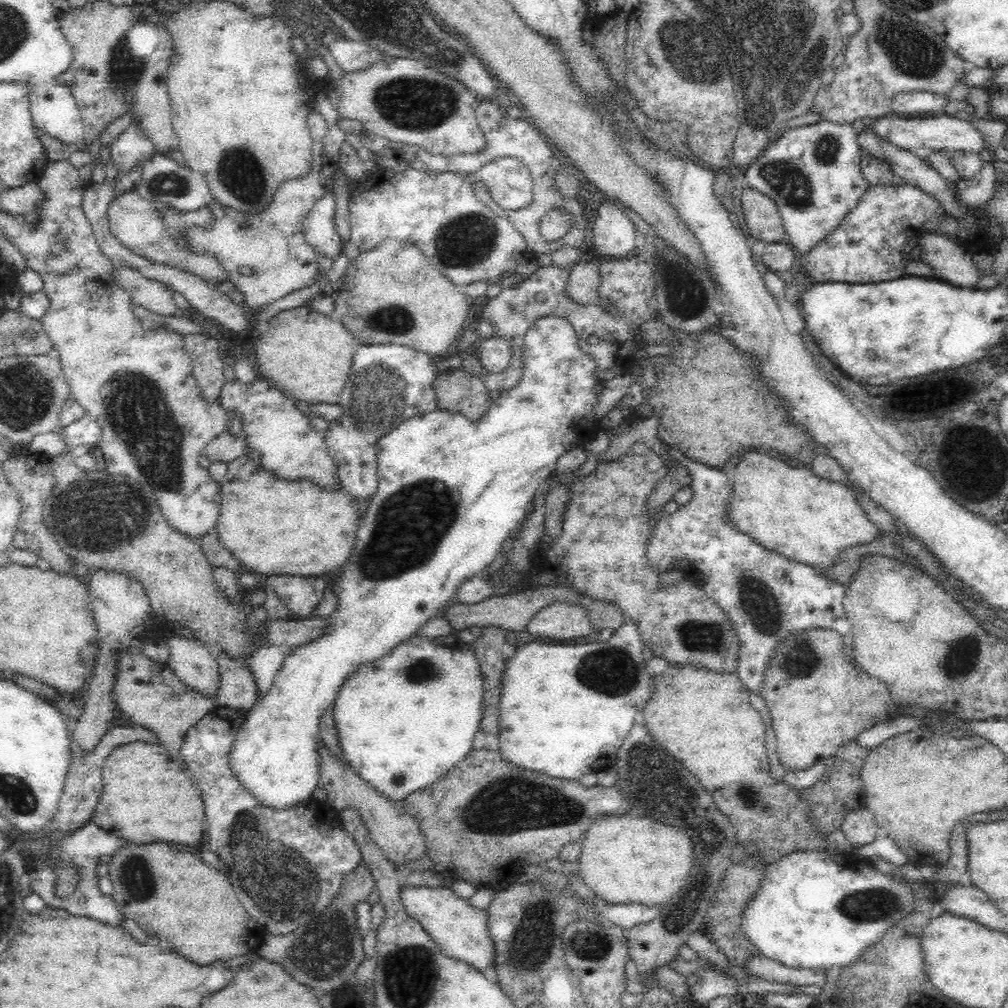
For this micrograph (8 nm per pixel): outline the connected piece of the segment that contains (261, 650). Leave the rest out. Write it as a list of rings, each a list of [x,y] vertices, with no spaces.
[[[258,645],[251,650],[247,664],[258,685],[256,703],[270,690],[276,673],[280,670],[288,648],[276,645]]]

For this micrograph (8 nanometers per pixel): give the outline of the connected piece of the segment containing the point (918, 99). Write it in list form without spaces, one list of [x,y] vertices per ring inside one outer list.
[[[931,92],[900,93],[893,98],[893,114],[905,117],[948,114],[945,108],[950,103],[947,95]]]

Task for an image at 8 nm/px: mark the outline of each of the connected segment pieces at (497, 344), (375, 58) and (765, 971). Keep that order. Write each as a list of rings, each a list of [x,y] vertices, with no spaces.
[[[494,334],[488,339],[478,339],[474,345],[478,350],[482,367],[490,374],[502,374],[509,366],[511,347],[508,341]]]
[[[343,38],[331,40],[328,46],[334,60],[344,72],[361,71],[388,58],[384,52],[372,48],[367,42]]]
[[[762,954],[752,958],[746,964],[745,970],[750,972],[750,975],[756,975],[761,979],[770,982],[788,983],[789,985],[816,984],[816,986],[822,986],[824,978],[826,978],[826,974],[823,974],[823,972],[805,971],[804,968],[802,970],[785,968],[782,964],[769,960]]]

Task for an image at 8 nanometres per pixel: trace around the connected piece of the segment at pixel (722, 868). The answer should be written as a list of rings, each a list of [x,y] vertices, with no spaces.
[[[637,716],[627,738],[618,749],[617,756],[618,774],[613,786],[618,787],[624,799],[630,803],[628,814],[648,817],[660,824],[682,828],[692,838],[696,852],[696,866],[683,891],[662,906],[661,913],[654,920],[629,928],[625,932],[629,959],[638,965],[639,976],[636,980],[640,981],[652,973],[654,968],[668,965],[672,958],[678,956],[680,948],[687,944],[688,936],[702,930],[704,915],[710,908],[720,881],[732,864],[734,848],[738,844],[737,830],[729,818],[720,812],[714,797],[702,790],[694,774],[688,772],[652,738],[642,716]]]

